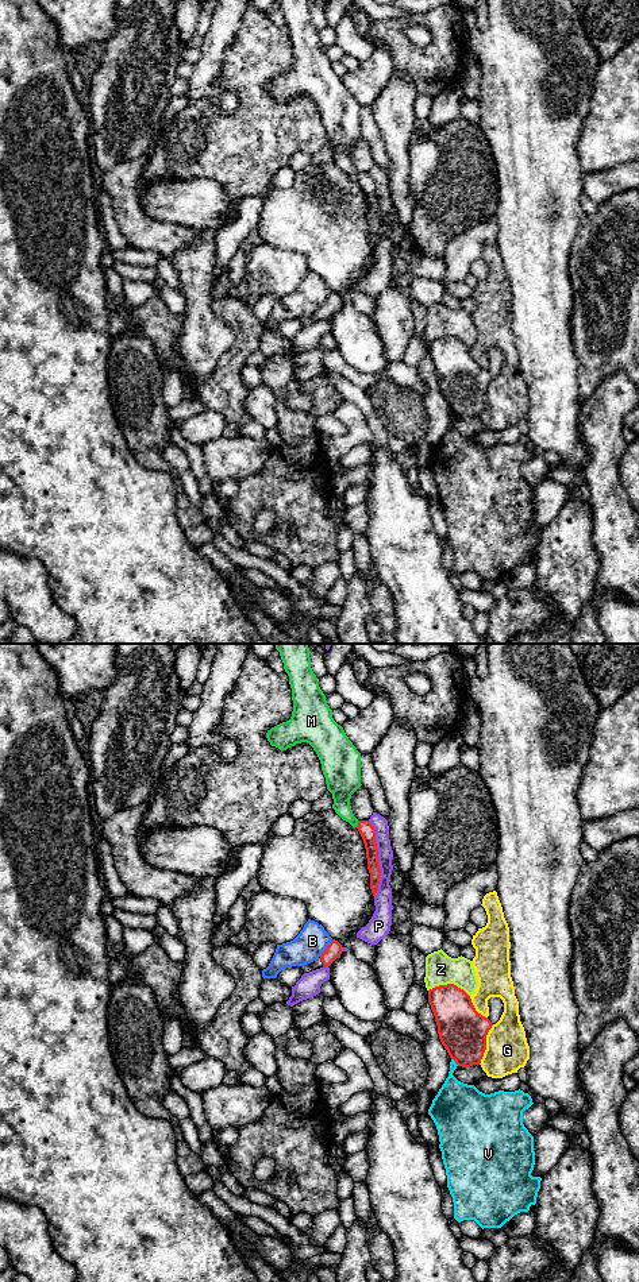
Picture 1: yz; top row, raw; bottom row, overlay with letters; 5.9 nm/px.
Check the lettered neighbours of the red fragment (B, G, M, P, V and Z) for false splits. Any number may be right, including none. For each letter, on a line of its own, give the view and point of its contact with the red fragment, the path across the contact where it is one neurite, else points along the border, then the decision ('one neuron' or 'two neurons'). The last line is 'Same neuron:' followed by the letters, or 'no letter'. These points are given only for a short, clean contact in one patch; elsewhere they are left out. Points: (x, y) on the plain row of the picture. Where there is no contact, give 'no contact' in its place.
B: yz (327, 300) | along yz (333, 292), (319, 308) | two neurons
G: yz (485, 397) | two neurons
M: yz (358, 176) | two neurons
P: yz (377, 212) | two neurons
V: yz (455, 414) | two neurons
Z: yz (449, 336) | two neurons
Same neuron: no letter

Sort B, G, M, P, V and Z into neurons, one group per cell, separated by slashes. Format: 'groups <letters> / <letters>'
groups B / G / M / P / V / Z

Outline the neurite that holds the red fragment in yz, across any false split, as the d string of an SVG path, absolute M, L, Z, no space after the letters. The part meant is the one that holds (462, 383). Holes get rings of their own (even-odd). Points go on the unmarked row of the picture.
M454 336L428 343L442 397L458 418L480 417L492 374L478 366L470 348Z

